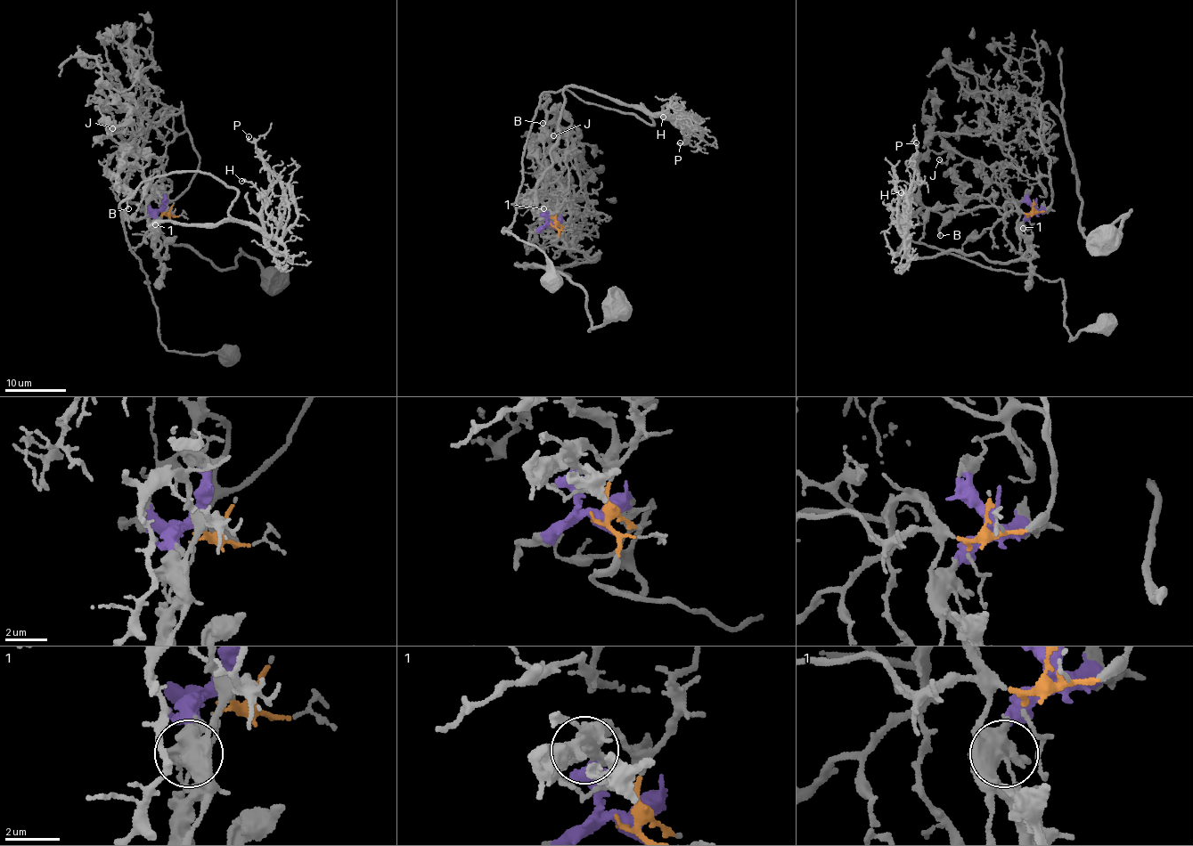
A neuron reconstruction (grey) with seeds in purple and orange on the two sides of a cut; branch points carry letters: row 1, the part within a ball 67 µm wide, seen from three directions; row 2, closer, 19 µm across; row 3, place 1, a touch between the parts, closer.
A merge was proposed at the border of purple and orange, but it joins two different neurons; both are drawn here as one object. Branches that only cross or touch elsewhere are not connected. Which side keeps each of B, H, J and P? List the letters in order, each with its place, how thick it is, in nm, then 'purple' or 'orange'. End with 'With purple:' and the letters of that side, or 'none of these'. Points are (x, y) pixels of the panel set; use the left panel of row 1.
B: at (128, 208); 170 nm thick; orange
H: at (241, 181); 150 nm thick; purple
J: at (112, 128); 180 nm thick; orange
P: at (249, 136); 140 nm thick; purple
With purple: H, P

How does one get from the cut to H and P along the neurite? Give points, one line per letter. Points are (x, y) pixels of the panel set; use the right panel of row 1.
H: (1035, 209), (1025, 219), (1019, 258), (992, 263), (951, 250), (904, 257), (901, 191)
P: (1035, 209), (1025, 219), (1019, 258), (992, 263), (951, 250), (904, 257), (897, 248), (918, 171), (916, 142)

